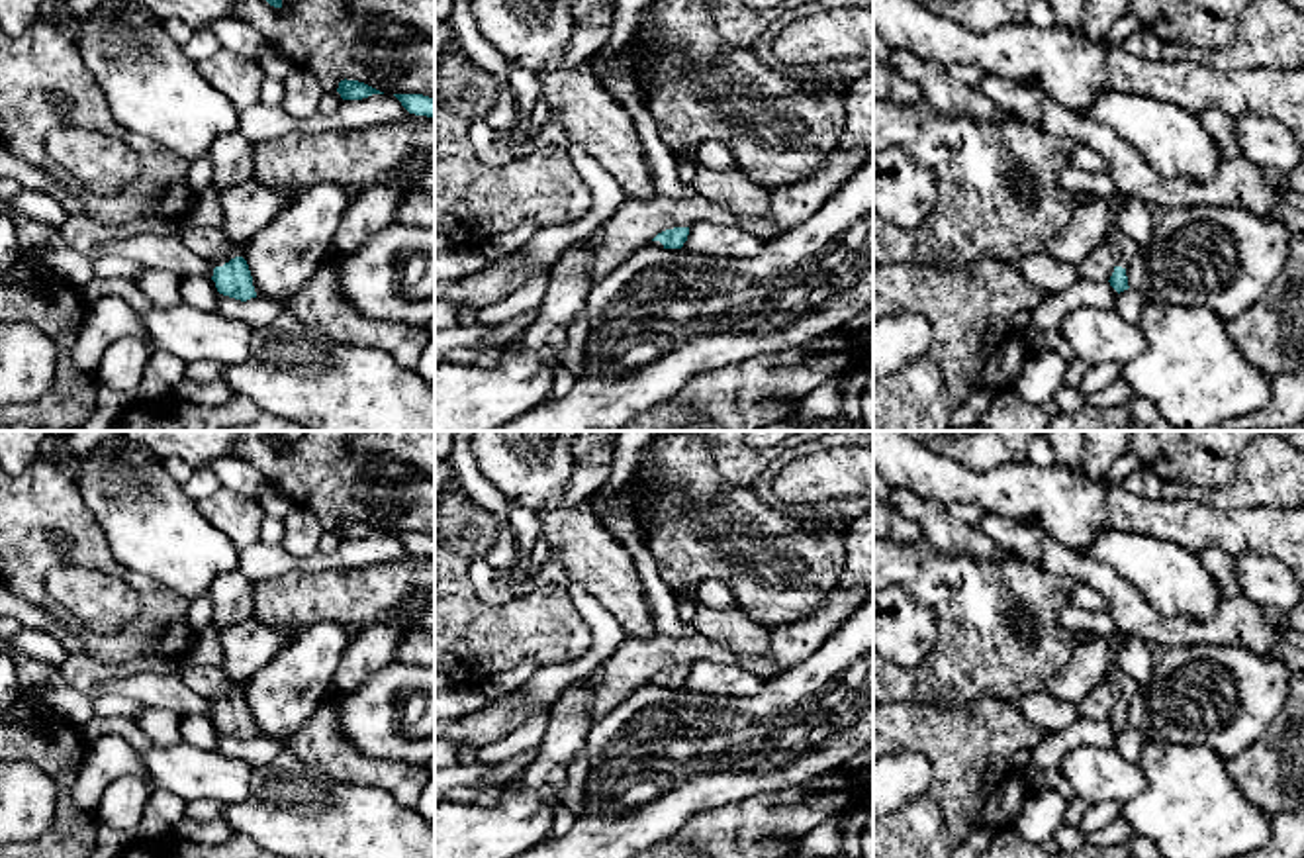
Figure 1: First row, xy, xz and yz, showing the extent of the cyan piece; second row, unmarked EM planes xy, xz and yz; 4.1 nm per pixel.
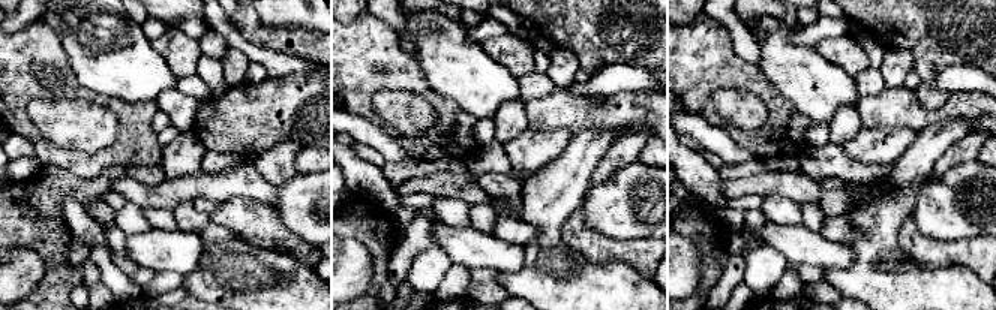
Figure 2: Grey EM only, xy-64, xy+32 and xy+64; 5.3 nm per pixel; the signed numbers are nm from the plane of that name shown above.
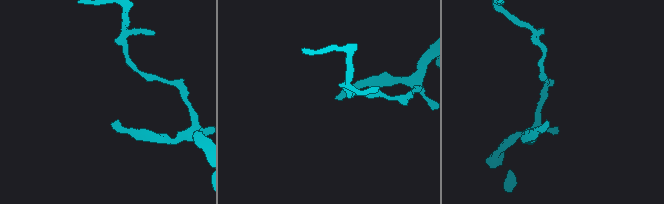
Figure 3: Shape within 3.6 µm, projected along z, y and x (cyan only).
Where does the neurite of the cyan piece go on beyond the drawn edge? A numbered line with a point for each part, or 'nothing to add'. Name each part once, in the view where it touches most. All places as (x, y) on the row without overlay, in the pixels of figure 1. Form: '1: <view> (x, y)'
1: xy (210, 682)

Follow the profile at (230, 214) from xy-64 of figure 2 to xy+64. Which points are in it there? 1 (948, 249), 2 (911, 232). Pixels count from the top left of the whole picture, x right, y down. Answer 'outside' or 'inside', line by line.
1: inside
2: inside

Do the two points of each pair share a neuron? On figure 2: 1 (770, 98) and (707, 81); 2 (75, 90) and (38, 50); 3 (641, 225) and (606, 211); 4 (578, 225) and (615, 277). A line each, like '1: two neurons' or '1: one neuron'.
1: one neuron
2: one neuron
3: one neuron
4: two neurons

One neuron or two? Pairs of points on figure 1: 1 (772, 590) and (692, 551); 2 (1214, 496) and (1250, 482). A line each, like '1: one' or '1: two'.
1: one
2: one

